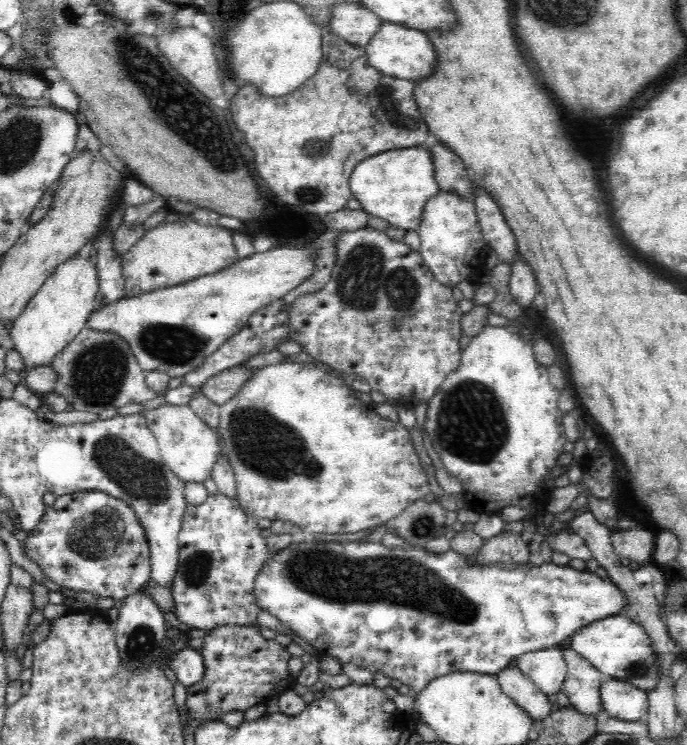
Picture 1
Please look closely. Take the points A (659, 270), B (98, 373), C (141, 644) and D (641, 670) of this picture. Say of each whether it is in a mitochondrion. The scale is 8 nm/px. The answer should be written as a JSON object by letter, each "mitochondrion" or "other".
{"A":"other","B":"mitochondrion","C":"mitochondrion","D":"mitochondrion"}

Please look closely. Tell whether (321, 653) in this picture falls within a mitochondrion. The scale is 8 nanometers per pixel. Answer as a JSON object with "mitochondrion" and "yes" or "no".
{"mitochondrion":"no"}

